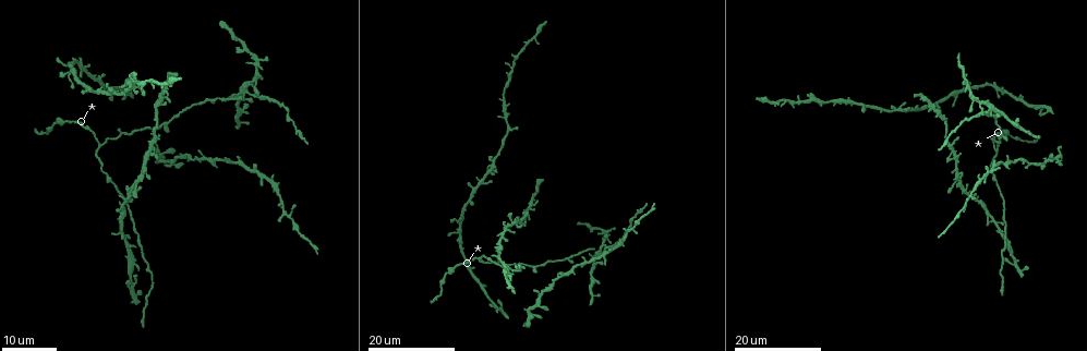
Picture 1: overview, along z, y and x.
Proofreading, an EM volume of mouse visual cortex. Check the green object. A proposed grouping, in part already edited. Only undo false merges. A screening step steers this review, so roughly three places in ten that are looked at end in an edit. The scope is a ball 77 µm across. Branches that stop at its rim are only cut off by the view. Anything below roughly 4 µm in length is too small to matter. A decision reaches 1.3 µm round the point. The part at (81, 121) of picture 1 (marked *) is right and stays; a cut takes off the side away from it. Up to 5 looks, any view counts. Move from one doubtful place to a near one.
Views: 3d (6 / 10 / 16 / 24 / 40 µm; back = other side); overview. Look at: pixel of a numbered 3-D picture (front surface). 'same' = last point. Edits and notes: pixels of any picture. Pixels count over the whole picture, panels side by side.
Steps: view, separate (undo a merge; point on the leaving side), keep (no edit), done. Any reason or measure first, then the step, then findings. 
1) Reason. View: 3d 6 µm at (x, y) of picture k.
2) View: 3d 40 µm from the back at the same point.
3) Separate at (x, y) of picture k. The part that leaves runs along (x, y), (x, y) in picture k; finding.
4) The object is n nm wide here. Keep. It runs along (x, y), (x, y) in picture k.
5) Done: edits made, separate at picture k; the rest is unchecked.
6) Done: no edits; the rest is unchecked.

Side arm on a straight run. View: 3d 24 µm at (994, 152) of picture 1.

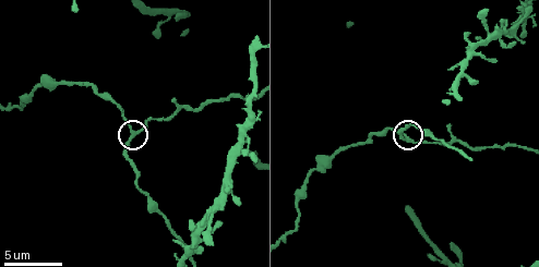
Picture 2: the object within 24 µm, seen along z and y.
View: 3d 10 µm at (408, 140) of picture 2.

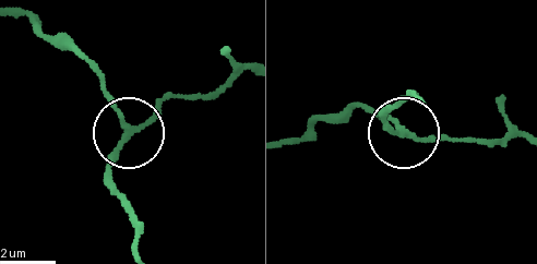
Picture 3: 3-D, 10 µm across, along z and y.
Keep. It runs along (32, 16), (95, 73), (131, 127), (185, 94) in picture 3; continuous, no second cell.

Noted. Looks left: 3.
Looks like a crossing. View: 3d 16 µm at (487, 35) of picture 2.

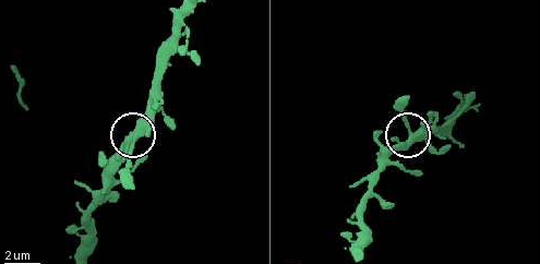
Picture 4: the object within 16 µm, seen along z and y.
View: 3d 16 µm from the back at (411, 133) of picture 4.

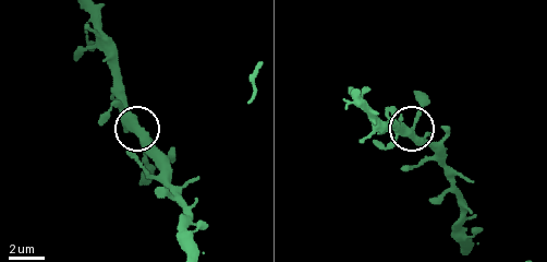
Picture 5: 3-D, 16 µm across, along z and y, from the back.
4 arms meet here. Keep. Continuous, no second cell.

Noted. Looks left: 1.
Done: no edits; the rest is unchecked.

